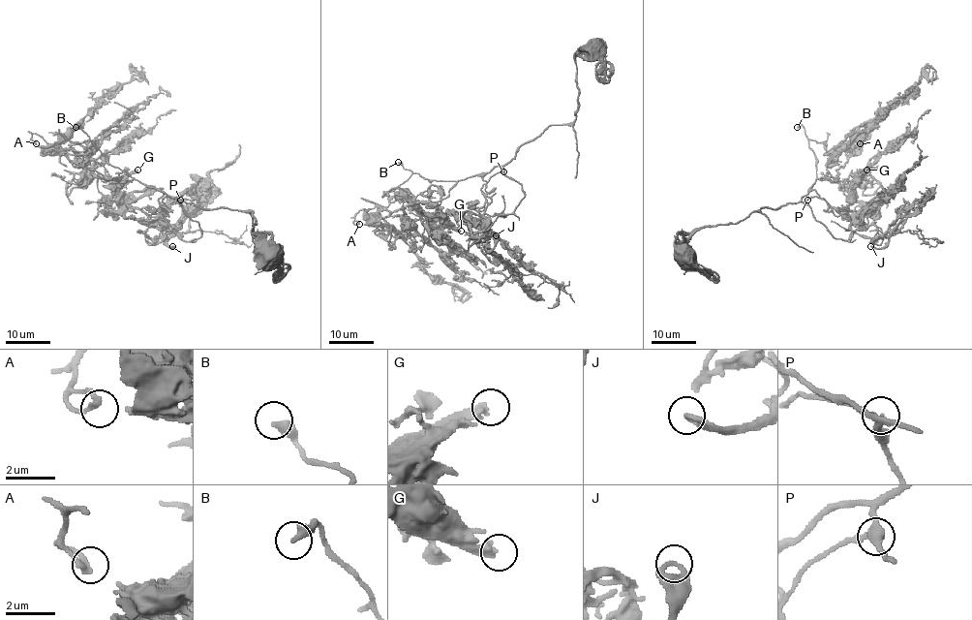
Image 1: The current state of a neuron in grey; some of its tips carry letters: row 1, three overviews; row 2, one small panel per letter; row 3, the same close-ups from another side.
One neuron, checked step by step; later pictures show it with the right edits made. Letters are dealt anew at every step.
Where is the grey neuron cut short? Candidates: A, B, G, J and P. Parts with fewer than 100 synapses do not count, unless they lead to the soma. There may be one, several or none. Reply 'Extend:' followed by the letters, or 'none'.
Extend: G

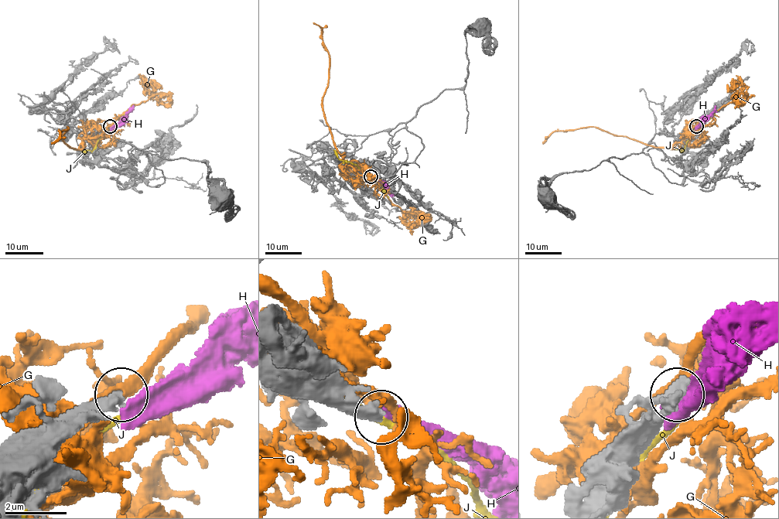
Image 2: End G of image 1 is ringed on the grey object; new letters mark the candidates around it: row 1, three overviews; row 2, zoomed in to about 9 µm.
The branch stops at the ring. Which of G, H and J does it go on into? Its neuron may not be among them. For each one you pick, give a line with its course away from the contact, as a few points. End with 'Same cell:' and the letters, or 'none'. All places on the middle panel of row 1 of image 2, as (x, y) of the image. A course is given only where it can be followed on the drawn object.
Same cell: none

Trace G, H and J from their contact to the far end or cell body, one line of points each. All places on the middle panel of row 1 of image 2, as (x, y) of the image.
G: (370, 175), (357, 163), (347, 165), (326, 120), (322, 97), (329, 78), (329, 52), (322, 30), (313, 22)
H: (370, 175), (393, 196)
J: (370, 176), (352, 162), (339, 160), (333, 150)

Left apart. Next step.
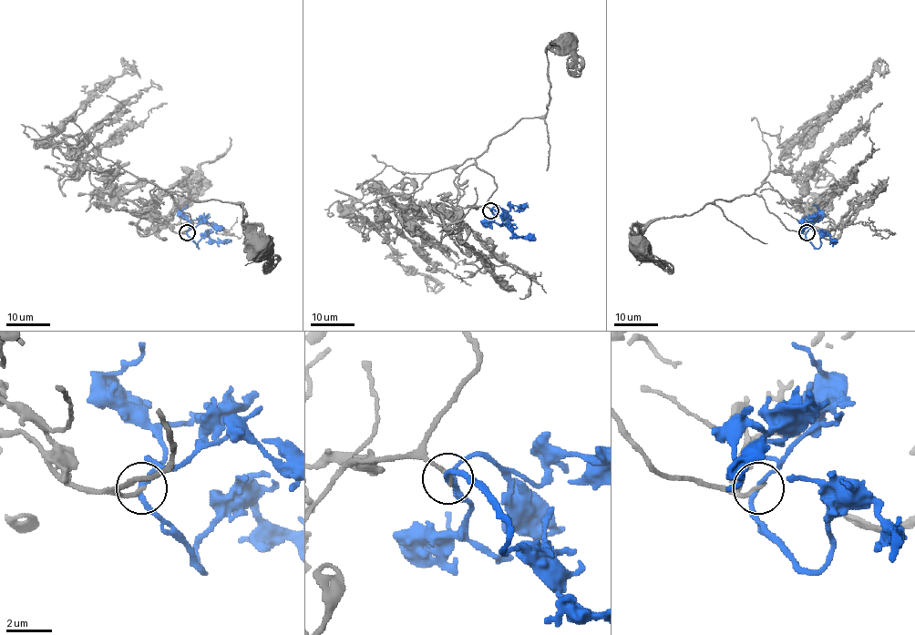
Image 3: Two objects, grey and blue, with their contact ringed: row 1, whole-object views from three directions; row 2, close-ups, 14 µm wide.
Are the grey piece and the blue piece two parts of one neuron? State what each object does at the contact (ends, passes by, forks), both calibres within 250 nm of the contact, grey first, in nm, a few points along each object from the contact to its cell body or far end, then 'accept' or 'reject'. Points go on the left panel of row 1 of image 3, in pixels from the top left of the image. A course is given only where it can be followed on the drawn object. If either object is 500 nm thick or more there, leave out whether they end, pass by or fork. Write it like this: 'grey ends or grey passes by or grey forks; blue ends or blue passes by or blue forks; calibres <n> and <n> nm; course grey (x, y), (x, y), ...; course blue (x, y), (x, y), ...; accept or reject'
grey ends; blue passes by; calibres 200 and 200 nm; course grey (187, 231), (182, 233), (192, 226), (192, 220), (171, 194), (195, 201), (242, 203), (243, 233), (262, 250); course blue (187, 231), (198, 249), (198, 241), (203, 236), (213, 240), (231, 240); reject

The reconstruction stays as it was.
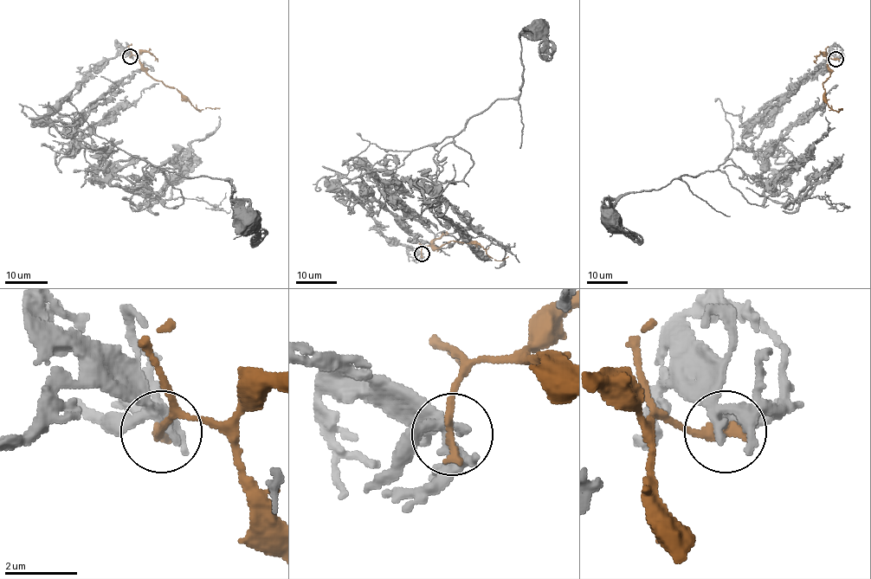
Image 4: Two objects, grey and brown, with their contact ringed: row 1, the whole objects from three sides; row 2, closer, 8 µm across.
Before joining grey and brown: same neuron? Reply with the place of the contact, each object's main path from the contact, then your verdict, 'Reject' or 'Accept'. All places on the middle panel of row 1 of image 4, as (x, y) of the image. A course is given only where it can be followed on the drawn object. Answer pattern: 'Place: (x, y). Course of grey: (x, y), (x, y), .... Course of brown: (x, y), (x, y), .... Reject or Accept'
Place: (422, 254). Course of grey: (422, 254), (388, 240), (340, 184), (396, 169), (497, 99), (514, 99), (523, 75), (519, 35), (538, 28). Course of brown: (422, 254), (422, 249), (426, 246), (439, 248), (448, 241), (455, 241), (478, 244), (497, 260), (508, 256). Reject

